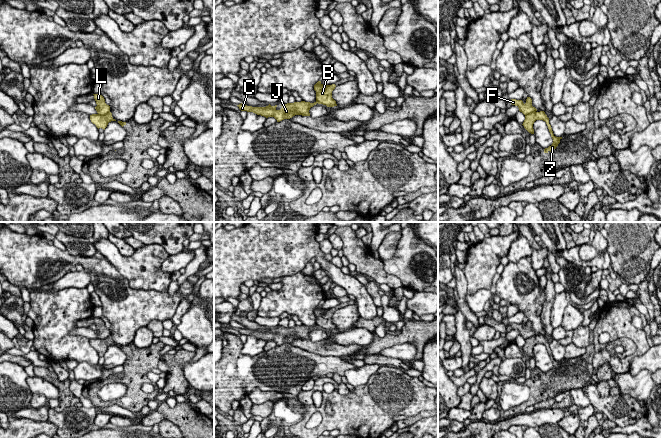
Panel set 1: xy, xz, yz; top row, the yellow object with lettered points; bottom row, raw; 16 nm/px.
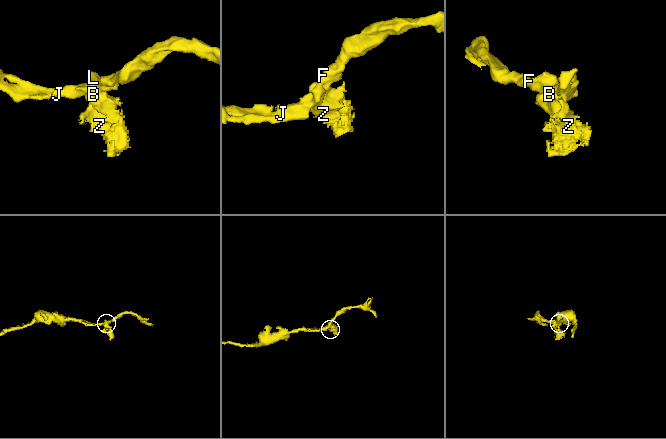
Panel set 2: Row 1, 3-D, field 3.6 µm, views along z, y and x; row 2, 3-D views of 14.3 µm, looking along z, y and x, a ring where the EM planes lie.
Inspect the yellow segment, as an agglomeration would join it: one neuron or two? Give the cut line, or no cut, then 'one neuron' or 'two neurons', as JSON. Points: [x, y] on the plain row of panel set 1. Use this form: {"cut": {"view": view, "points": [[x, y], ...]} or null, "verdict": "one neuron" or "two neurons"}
{"cut": {"view": "xy", "points": [[109, 335], [104, 338], [97, 338]]}, "verdict": "two neurons"}

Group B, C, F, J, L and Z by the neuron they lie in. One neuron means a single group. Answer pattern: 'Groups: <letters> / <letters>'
Groups: B Z / C F J L

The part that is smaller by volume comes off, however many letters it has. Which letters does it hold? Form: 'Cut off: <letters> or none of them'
Cut off: B, Z

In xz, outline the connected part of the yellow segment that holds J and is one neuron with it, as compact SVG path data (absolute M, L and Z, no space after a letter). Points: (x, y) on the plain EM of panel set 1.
M317 324L314 327L310 326L294 326L294 327L282 327L282 332L277 334L275 330L270 328L266 331L252 331L244 328L237 329L241 335L253 336L257 339L268 341L274 341L277 346L280 346L284 343L290 343L295 339L310 340L309 334L311 331L317 328Z

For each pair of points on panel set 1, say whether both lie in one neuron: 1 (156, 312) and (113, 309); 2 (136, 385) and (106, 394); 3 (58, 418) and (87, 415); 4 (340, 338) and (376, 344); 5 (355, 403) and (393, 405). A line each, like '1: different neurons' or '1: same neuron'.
1: same neuron
2: different neurons
3: same neuron
4: different neurons
5: same neuron

